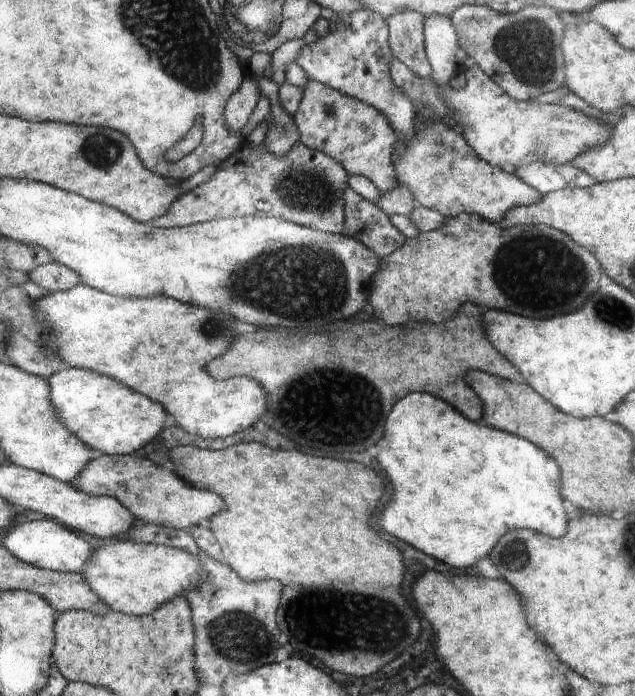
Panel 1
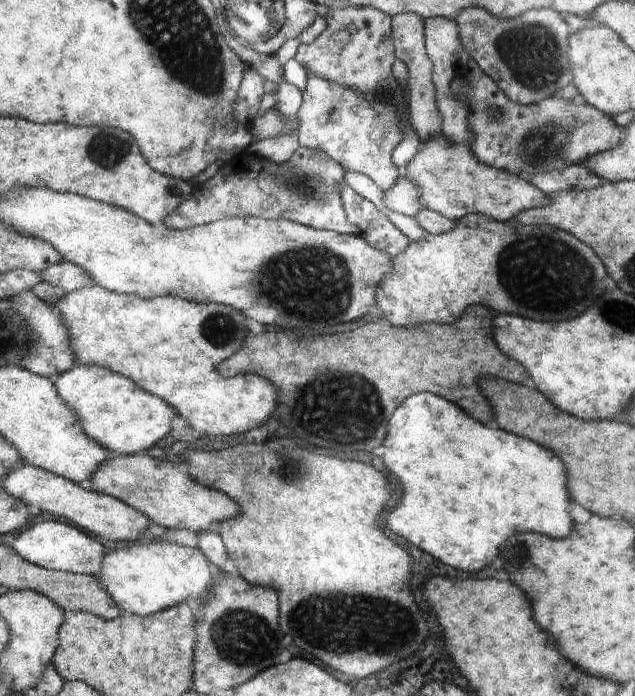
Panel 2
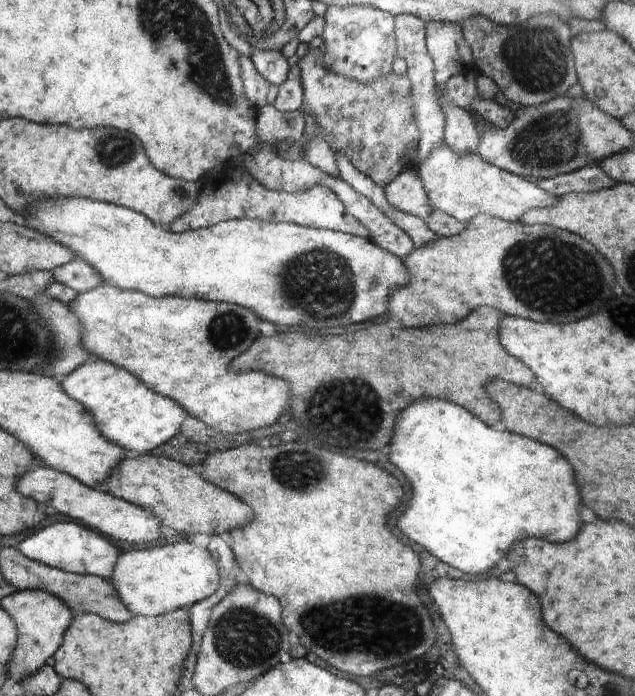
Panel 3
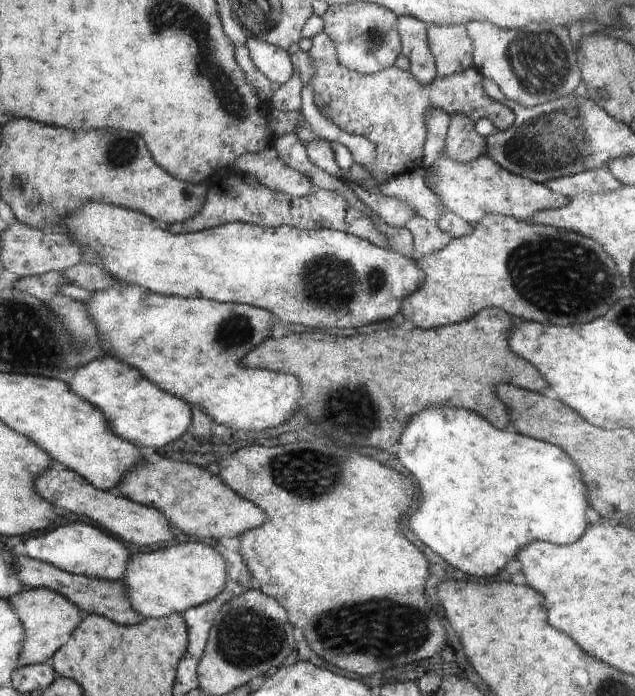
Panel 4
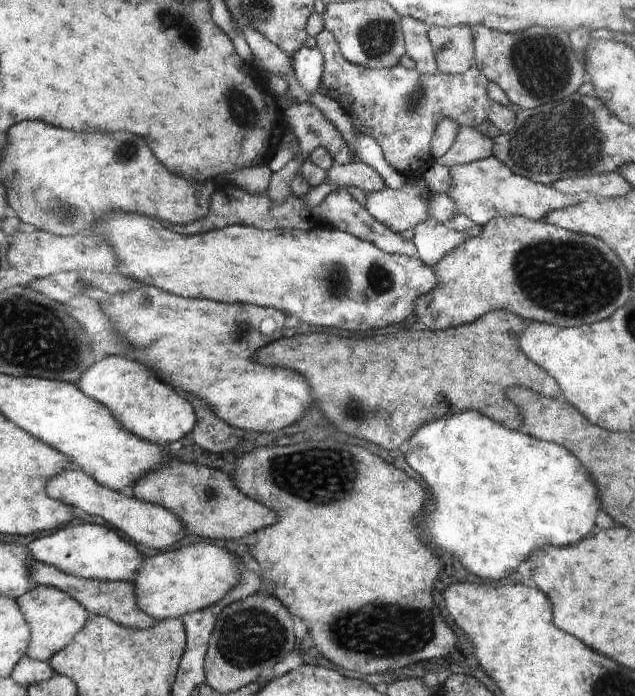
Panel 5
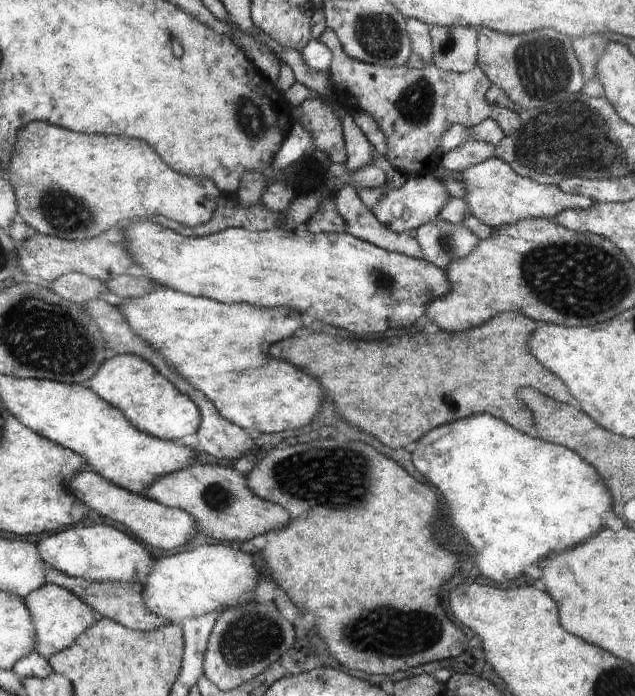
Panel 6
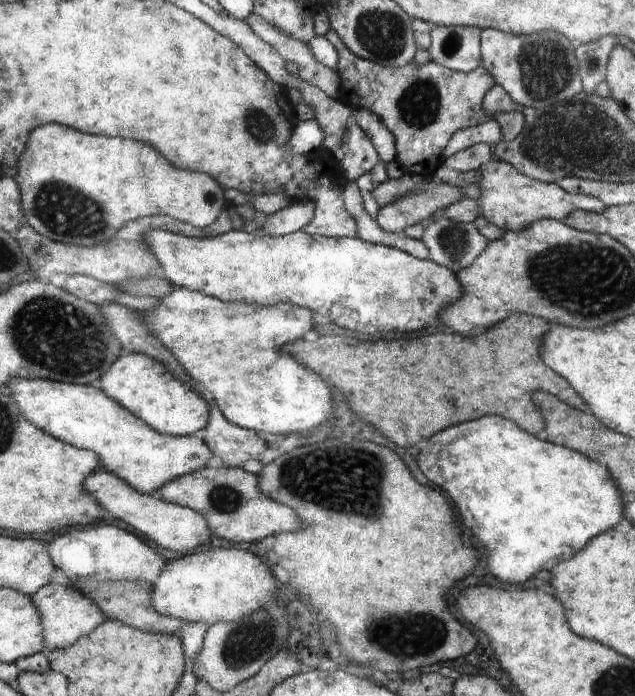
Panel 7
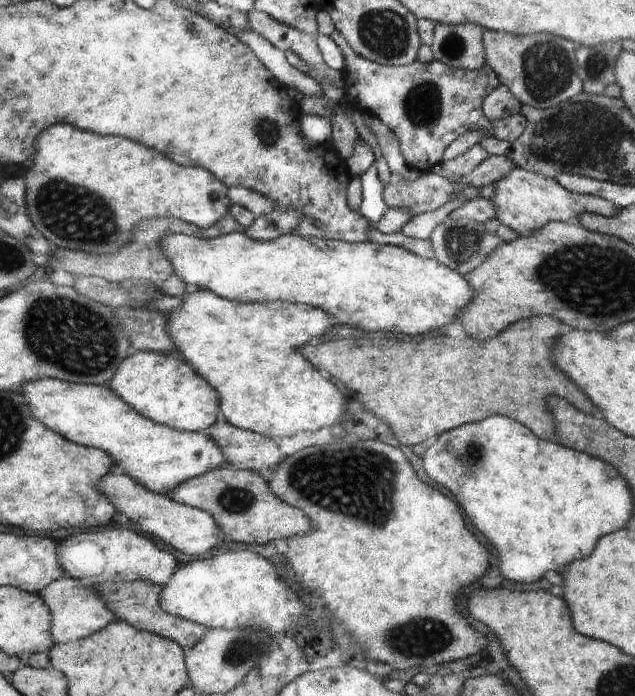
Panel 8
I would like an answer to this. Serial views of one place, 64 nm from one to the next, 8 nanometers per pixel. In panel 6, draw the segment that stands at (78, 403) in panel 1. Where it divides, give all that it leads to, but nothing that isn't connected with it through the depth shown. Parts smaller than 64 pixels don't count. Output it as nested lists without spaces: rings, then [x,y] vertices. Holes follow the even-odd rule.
[[[110,354],[109,359],[100,366],[100,370],[85,384],[100,398],[116,406],[132,426],[144,430],[164,440],[180,440],[186,434],[198,432],[200,428],[200,410],[186,394],[178,392],[174,384],[164,378],[150,362],[133,354]]]

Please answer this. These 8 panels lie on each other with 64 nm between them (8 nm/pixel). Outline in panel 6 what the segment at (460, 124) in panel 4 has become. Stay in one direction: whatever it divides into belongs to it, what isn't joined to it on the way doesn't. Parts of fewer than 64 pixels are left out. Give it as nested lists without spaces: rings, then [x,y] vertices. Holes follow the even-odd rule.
[[[468,138],[456,150],[444,153],[440,164],[450,172],[464,172],[474,164],[480,164],[490,157],[494,157],[495,146],[489,142],[476,142]]]

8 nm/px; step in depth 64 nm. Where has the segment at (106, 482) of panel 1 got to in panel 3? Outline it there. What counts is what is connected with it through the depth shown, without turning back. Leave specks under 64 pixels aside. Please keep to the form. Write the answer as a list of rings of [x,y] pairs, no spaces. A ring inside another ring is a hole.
[[[151,453],[128,455],[104,484],[116,498],[156,514],[160,524],[189,536],[230,534],[252,518],[252,508],[246,502],[202,478],[199,469]]]

